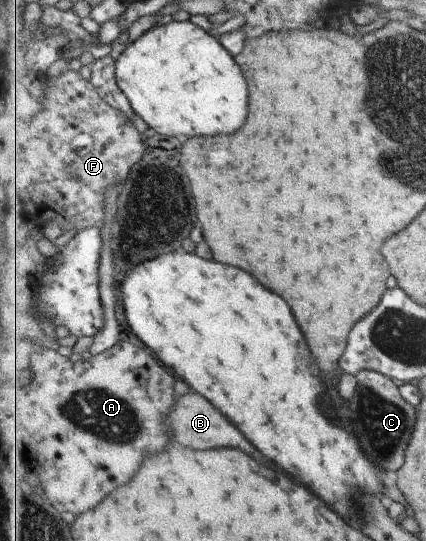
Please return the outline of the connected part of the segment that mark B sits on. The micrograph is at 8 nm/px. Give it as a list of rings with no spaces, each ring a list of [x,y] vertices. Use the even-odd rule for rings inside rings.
[[[189,392],[183,396],[177,396],[177,404],[172,406],[172,411],[169,413],[167,424],[169,430],[173,434],[173,440],[179,444],[185,444],[189,448],[197,448],[197,450],[211,450],[211,448],[225,448],[225,446],[233,446],[239,448],[241,442],[241,450],[255,454],[255,446],[241,434],[239,428],[235,428],[209,400],[205,400],[203,396]]]

